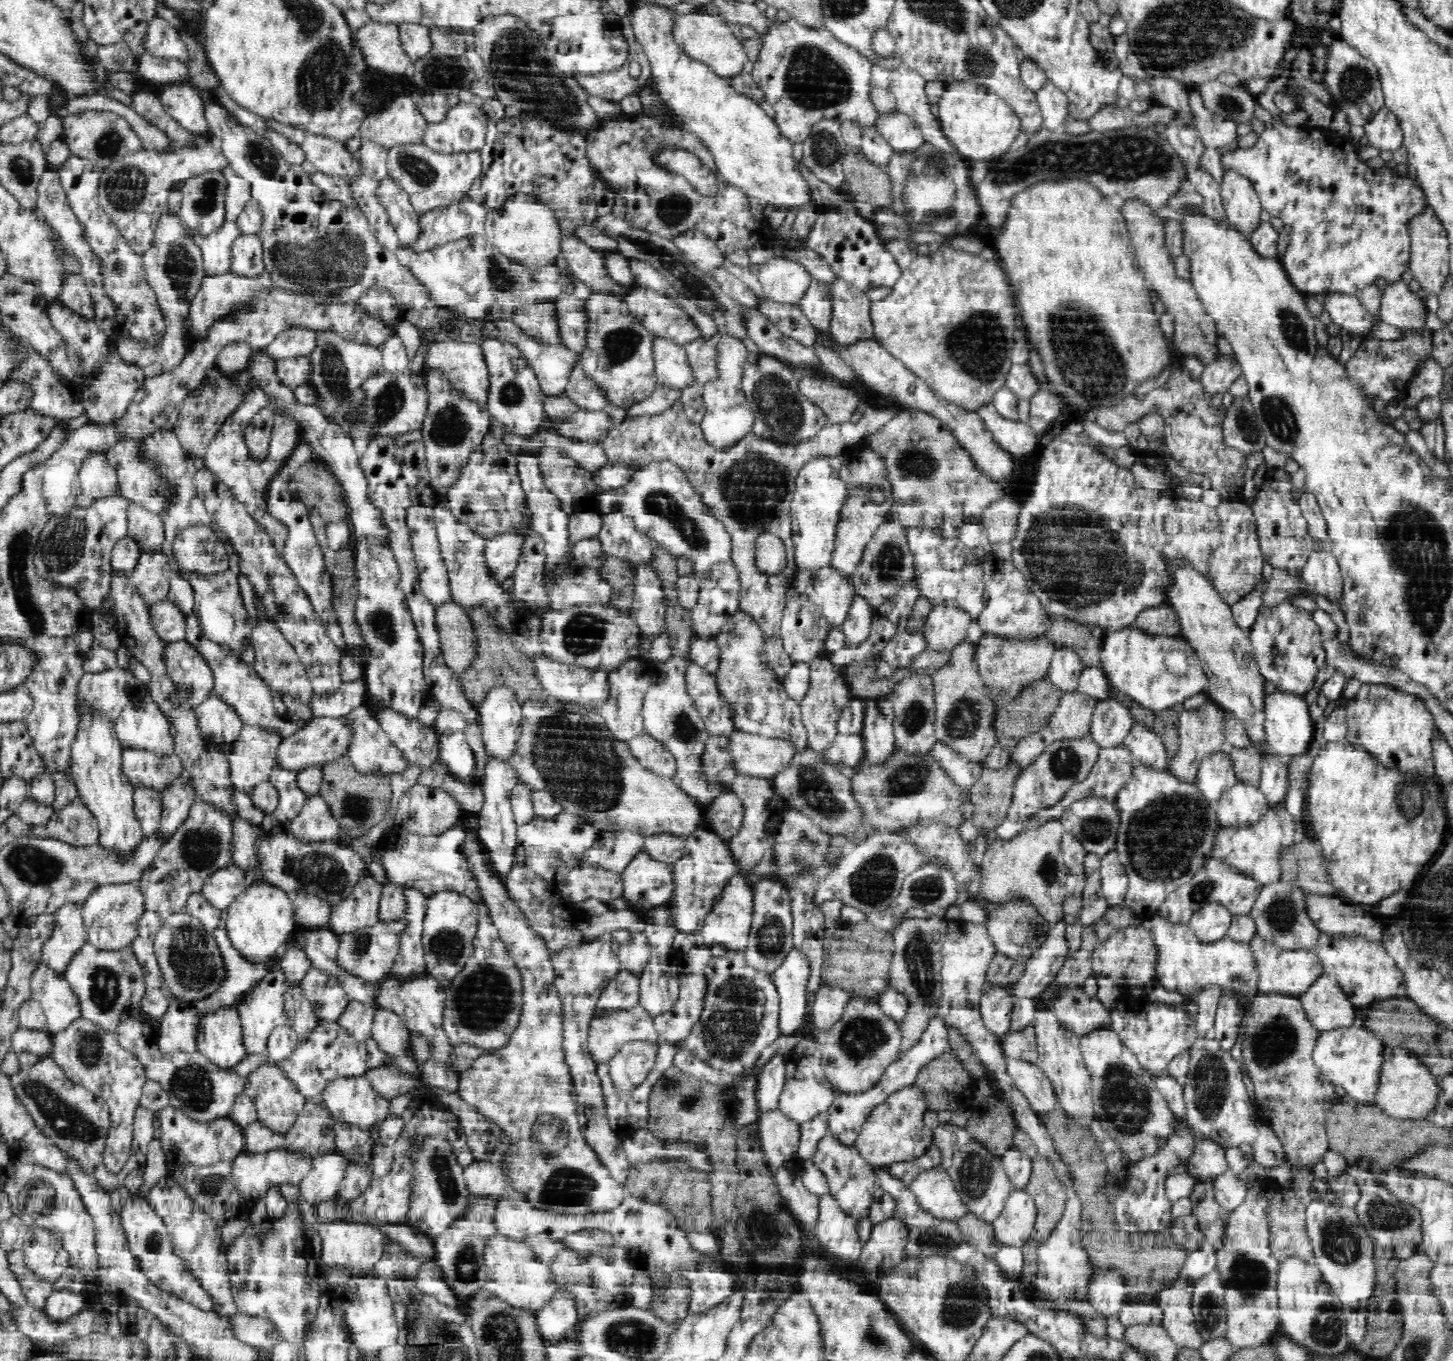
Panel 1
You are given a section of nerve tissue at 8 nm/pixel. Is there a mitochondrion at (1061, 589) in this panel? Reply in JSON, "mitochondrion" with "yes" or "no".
{"mitochondrion":"no"}

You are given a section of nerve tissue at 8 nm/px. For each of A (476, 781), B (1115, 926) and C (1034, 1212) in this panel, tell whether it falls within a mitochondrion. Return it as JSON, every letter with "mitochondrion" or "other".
{"A":"other","B":"other","C":"other"}

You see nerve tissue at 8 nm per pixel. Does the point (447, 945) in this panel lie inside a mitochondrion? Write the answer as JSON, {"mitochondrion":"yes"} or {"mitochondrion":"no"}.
{"mitochondrion":"yes"}

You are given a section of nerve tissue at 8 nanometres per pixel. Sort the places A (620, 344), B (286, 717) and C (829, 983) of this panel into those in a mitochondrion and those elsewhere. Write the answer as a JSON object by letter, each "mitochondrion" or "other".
{"A":"mitochondrion","B":"other","C":"other"}

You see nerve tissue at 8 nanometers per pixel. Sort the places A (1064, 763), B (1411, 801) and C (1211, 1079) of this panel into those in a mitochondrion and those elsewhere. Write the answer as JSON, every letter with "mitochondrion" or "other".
{"A":"mitochondrion","B":"mitochondrion","C":"mitochondrion"}

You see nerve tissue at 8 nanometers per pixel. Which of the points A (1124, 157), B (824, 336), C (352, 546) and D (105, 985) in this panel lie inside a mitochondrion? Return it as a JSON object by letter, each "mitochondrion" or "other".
{"A":"mitochondrion","B":"other","C":"other","D":"mitochondrion"}

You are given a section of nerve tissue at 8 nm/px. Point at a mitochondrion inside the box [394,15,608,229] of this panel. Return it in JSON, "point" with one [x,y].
{"point":[512,49]}

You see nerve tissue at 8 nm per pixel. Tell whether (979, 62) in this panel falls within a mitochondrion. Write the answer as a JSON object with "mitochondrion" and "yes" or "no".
{"mitochondrion":"yes"}

